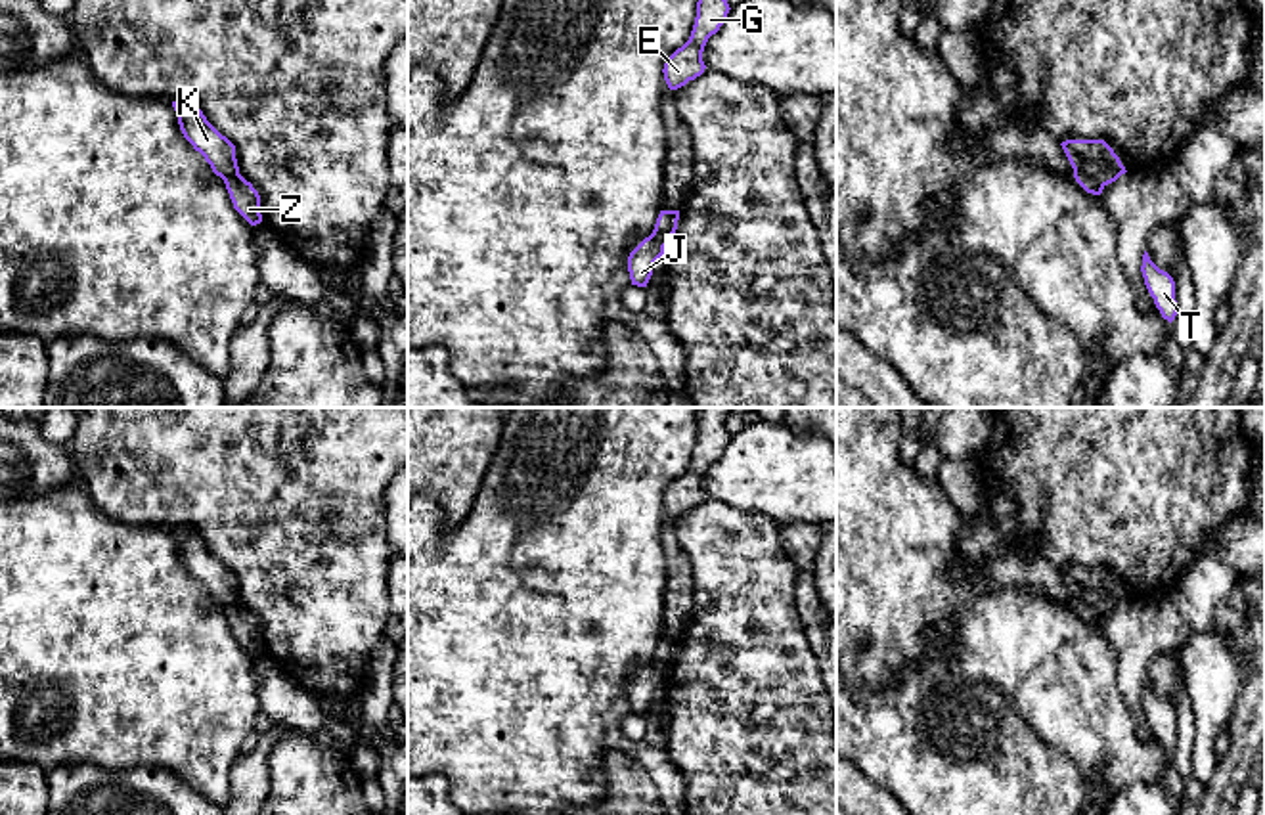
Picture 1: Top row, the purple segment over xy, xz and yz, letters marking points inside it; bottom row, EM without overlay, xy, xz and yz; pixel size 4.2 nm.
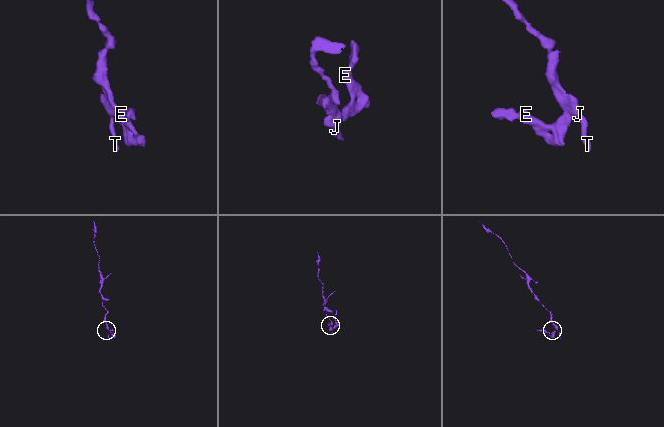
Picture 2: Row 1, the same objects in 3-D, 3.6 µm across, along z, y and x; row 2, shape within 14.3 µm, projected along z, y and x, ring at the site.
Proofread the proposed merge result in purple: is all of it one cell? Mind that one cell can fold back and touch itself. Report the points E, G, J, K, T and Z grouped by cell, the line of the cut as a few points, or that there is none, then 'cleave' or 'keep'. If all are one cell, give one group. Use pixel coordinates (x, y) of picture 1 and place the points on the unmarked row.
groups E G Z / J K T; cut yz (1074, 597), (1105, 613); cleave

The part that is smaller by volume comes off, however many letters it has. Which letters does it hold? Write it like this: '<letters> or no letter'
E, G, Z

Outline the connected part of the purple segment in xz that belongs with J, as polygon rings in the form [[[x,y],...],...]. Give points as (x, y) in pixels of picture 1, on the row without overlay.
[[[655,662],[645,666],[628,685],[632,714],[647,716],[655,691],[664,683],[664,673]]]

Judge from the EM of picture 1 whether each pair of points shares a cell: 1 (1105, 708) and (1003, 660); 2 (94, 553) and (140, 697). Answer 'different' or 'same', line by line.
1: same
2: same

